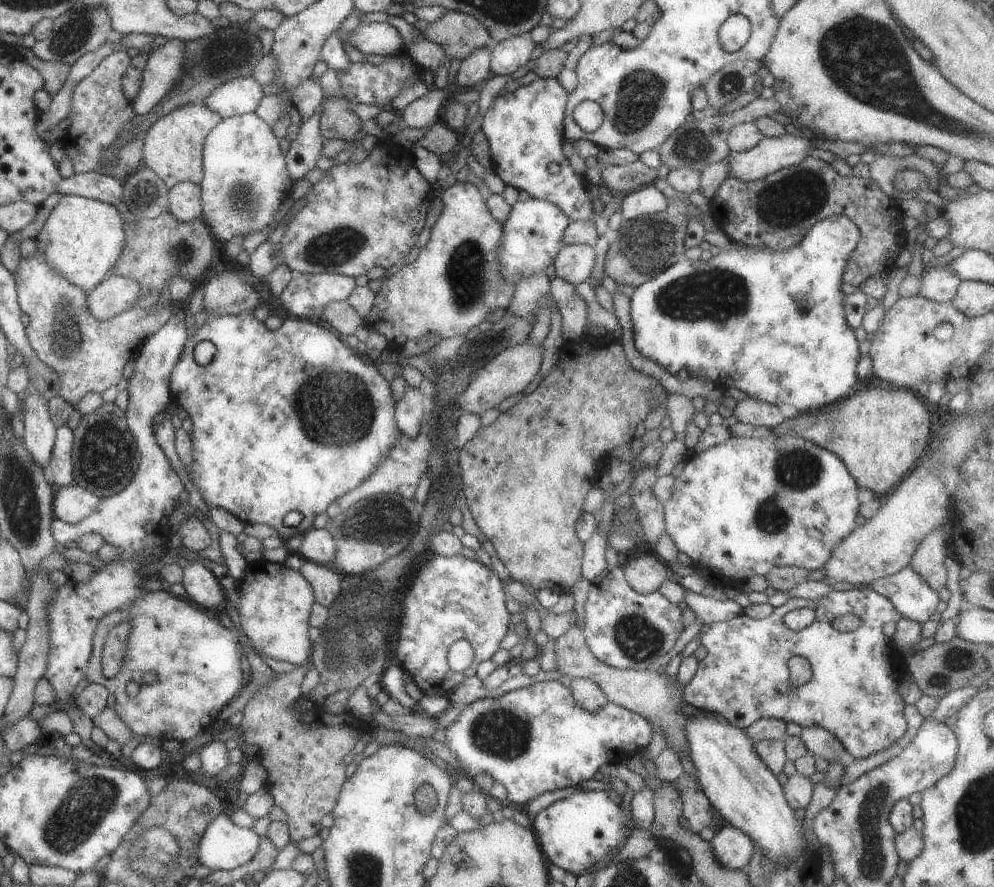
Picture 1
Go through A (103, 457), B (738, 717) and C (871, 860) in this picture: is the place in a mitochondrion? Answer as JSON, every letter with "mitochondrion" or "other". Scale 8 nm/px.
{"A":"mitochondrion","B":"other","C":"mitochondrion"}

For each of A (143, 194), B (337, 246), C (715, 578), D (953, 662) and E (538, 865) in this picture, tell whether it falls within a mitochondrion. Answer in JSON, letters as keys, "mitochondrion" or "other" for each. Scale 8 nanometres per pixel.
{"A":"mitochondrion","B":"mitochondrion","C":"other","D":"mitochondrion","E":"other"}

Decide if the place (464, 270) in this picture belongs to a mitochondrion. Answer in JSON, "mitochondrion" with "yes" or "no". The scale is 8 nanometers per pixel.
{"mitochondrion":"yes"}

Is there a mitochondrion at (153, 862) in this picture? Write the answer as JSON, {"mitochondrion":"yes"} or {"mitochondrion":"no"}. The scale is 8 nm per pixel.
{"mitochondrion":"yes"}

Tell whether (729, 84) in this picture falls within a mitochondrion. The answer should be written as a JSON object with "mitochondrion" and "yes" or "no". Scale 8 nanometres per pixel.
{"mitochondrion":"yes"}

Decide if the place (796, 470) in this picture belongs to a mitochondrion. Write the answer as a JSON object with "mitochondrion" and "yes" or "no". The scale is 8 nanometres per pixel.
{"mitochondrion":"yes"}

